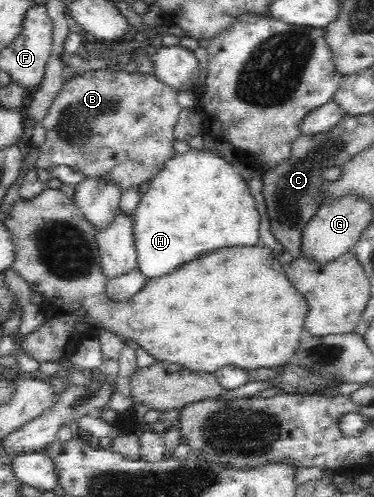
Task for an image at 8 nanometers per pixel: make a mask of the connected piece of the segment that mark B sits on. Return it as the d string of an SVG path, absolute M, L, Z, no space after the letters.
M89 70L64 82L43 118L45 141L40 147L36 169L47 169L56 165L68 165L87 177L106 177L116 183L123 192L129 187L138 187L151 181L161 169L167 157L175 152L173 128L177 123L181 105L177 102L174 88L159 81L153 74L121 71Z

